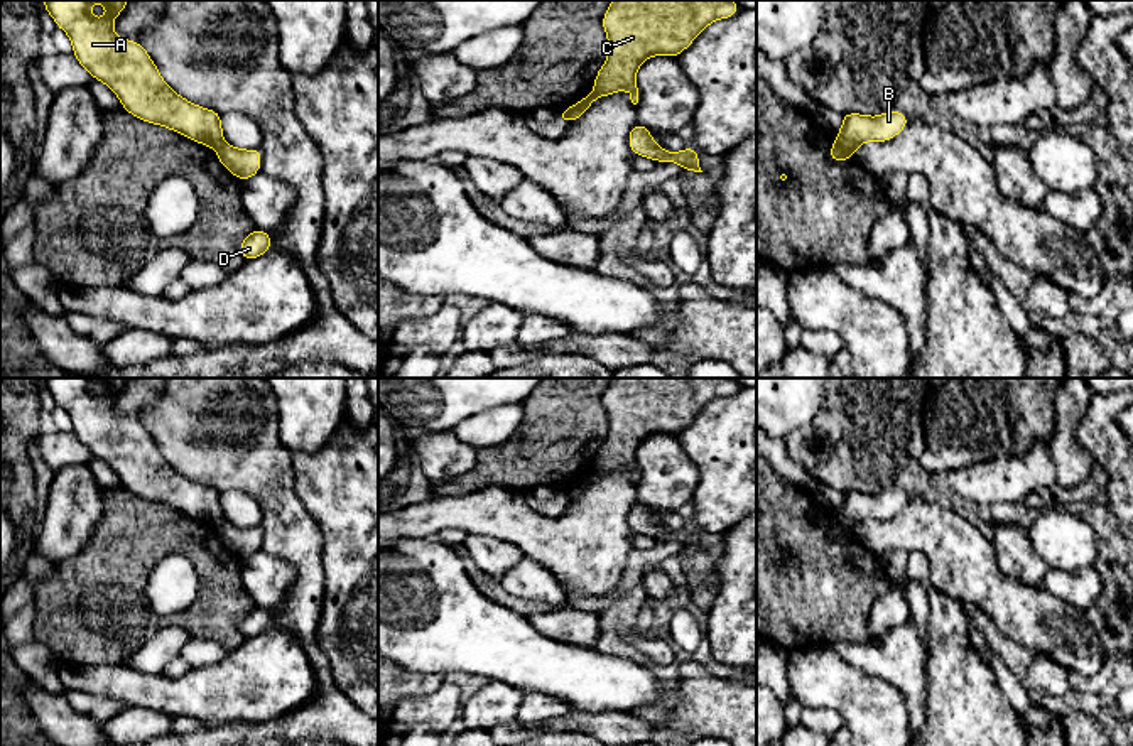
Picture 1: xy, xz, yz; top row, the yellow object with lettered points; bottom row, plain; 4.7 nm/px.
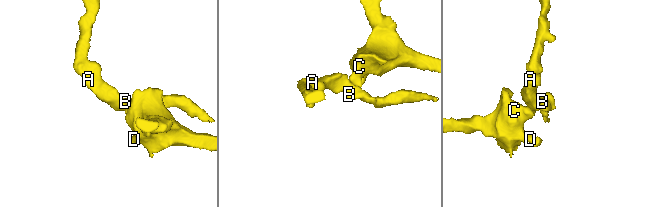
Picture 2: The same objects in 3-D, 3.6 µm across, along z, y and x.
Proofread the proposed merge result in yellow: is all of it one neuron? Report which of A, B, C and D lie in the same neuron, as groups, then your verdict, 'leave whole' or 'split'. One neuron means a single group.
A B / C D; split

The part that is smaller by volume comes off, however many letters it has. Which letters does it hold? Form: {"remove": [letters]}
{"remove": ["A", "B"]}

